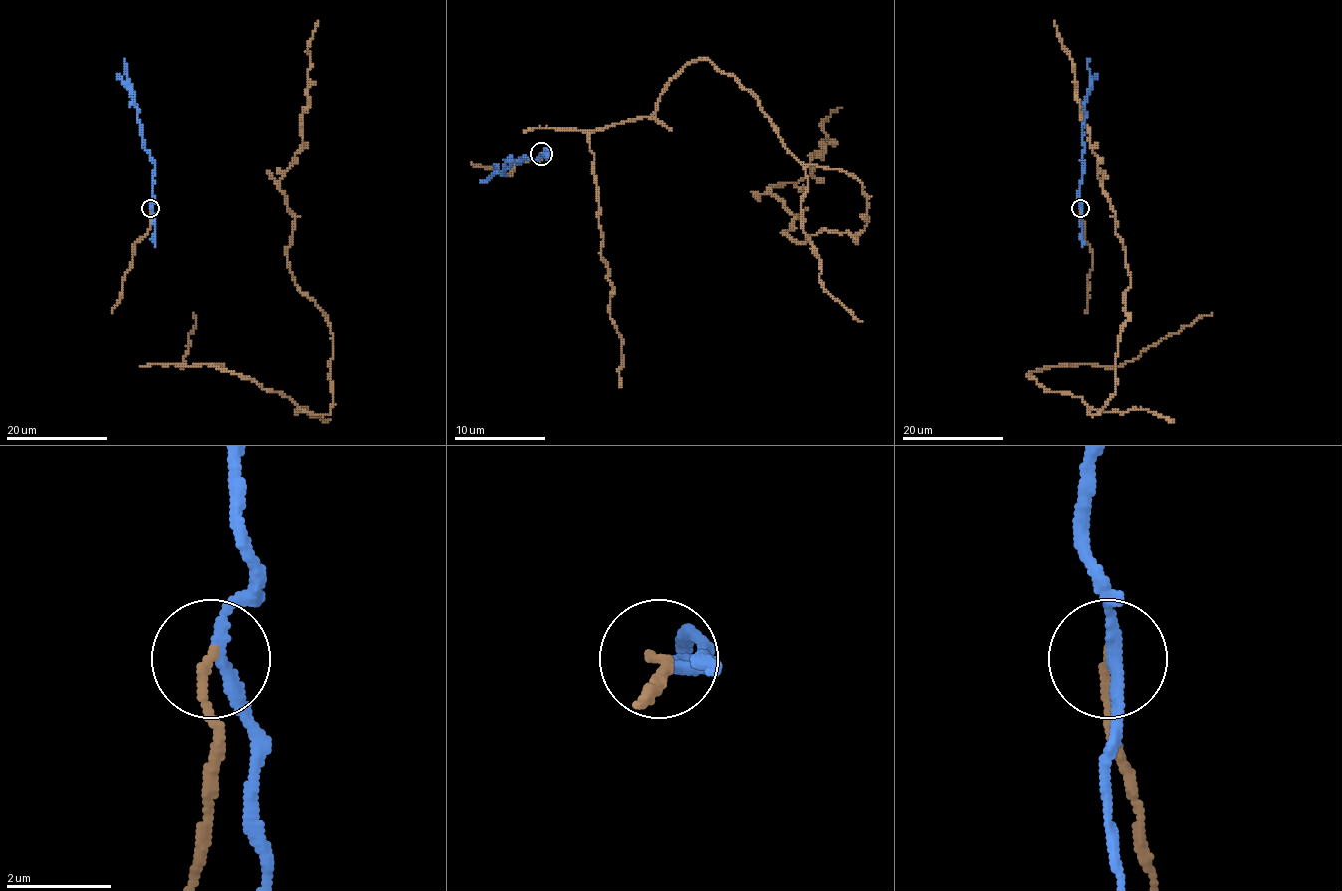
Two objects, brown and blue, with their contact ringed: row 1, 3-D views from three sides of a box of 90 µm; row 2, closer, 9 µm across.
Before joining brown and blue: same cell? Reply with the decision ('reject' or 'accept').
reject

